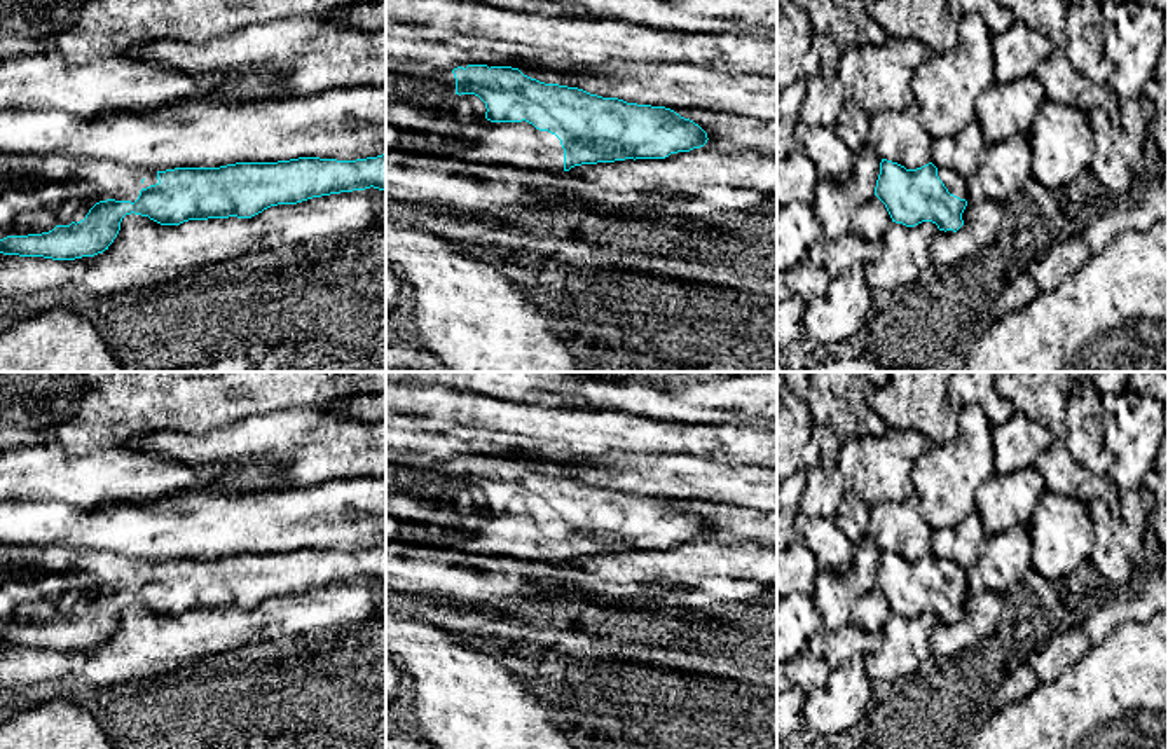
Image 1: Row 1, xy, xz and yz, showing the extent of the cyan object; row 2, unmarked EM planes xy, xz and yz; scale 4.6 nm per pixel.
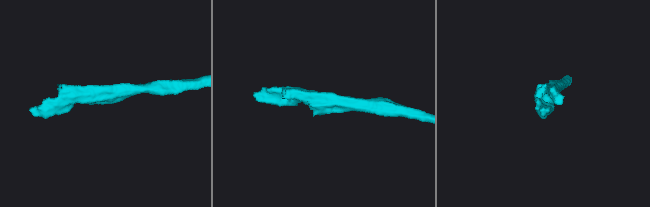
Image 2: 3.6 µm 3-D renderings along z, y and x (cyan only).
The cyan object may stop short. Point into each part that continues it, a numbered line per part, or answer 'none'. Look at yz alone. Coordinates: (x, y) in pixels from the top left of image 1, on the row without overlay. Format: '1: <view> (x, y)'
1: yz (955, 575)

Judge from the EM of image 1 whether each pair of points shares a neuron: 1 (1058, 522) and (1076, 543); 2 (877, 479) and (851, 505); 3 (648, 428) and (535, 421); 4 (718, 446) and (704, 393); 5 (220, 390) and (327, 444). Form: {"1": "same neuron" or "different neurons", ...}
{"1": "same neuron", "2": "different neurons", "3": "same neuron", "4": "different neurons", "5": "different neurons"}

